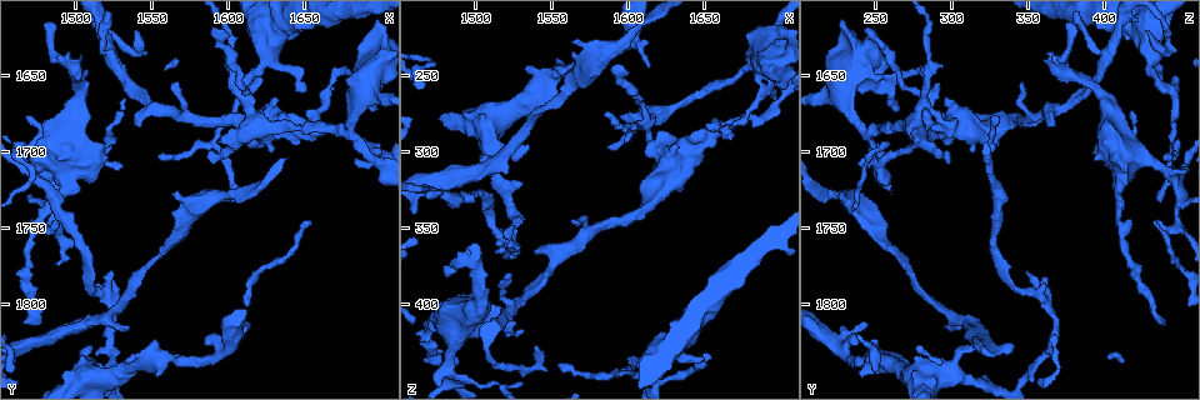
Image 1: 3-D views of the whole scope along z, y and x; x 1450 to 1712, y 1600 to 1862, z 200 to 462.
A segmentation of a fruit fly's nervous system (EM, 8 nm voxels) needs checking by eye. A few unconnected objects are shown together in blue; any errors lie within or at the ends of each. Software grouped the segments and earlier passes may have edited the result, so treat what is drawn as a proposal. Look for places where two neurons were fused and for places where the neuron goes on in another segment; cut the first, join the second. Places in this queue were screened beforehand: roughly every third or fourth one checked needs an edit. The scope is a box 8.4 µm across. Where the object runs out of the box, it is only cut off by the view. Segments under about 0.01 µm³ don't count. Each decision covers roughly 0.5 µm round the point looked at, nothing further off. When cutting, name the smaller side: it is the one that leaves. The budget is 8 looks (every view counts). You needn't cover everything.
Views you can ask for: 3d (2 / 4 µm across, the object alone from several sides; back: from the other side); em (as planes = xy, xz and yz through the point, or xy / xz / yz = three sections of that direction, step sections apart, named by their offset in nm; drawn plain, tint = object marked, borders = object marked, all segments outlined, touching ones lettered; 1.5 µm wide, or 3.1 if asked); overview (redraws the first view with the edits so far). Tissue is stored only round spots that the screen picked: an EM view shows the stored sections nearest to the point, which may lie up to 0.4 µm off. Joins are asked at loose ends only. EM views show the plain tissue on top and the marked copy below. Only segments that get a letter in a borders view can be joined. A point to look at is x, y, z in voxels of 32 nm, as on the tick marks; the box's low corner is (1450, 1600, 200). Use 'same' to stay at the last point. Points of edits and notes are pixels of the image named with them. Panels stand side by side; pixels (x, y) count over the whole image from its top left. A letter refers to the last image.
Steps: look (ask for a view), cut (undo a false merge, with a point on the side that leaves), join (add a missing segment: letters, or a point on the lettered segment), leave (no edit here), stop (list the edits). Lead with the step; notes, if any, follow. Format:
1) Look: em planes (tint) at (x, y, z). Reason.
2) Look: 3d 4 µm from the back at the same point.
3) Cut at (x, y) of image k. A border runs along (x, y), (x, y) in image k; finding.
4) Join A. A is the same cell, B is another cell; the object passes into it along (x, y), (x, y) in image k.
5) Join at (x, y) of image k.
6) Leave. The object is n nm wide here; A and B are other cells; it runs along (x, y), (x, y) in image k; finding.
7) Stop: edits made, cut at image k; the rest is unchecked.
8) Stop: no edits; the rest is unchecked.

Look: 3d 4 µm at (1530, 1672, 418). Branch stops here.

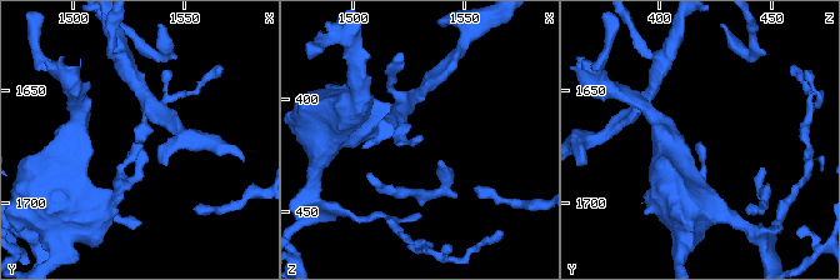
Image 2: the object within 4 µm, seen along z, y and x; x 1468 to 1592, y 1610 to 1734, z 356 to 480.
Look: em yz step 4 (tint) at (1530, 1673, 418). Shape alone is not enough.

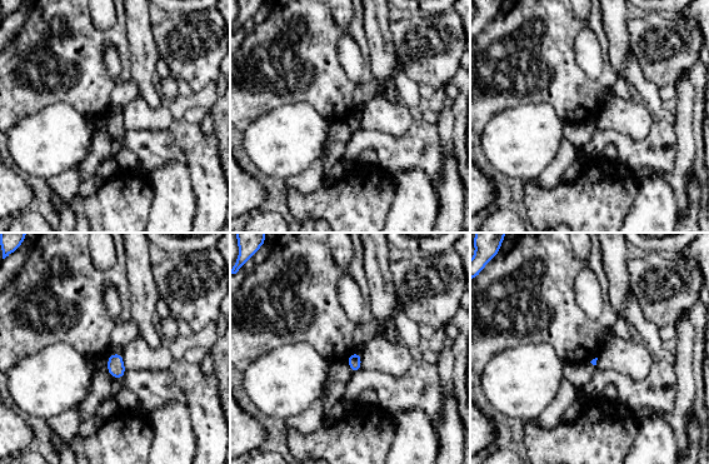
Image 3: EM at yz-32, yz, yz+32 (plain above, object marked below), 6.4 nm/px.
Look: em planes (borders) at the same point.

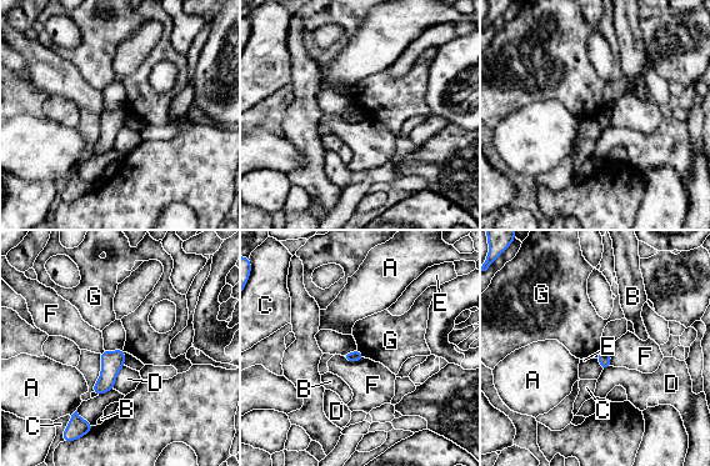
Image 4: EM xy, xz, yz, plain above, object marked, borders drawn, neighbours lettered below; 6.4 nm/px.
Leave. The object is 80 nm wide here; A, B, C, D, E, F and G are other cells; a border runs along (341, 356), (349, 361), (364, 357) in image 4; no lettered segment goes on from it.

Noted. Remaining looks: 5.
Look: 3d 4 µm at (1486, 1744, 436).

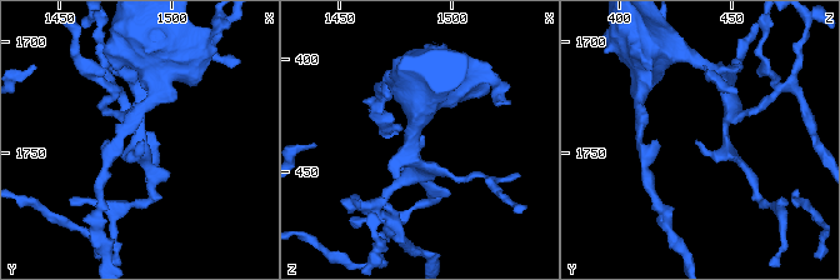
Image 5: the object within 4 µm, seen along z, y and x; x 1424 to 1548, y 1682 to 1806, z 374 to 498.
Look: em planes (borders) at (1484, 1744, 436). Shape alone is not enough.

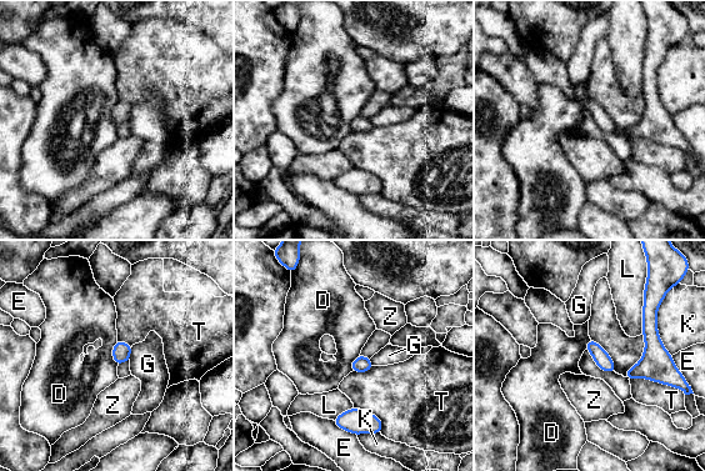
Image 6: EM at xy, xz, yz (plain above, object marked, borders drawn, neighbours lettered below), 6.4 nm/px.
Leave. D, E, G, K, L, T and Z are other cells; none of them fits.

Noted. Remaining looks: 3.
Look: 3d 2 µm at (1612, 1666, 280). Touches itself.

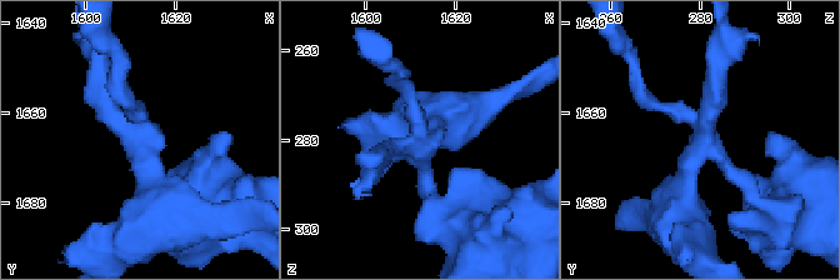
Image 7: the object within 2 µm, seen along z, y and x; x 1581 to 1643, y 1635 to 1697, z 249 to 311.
Look: em planes (borders) at (1612, 1668, 280). 4 arms meet here.

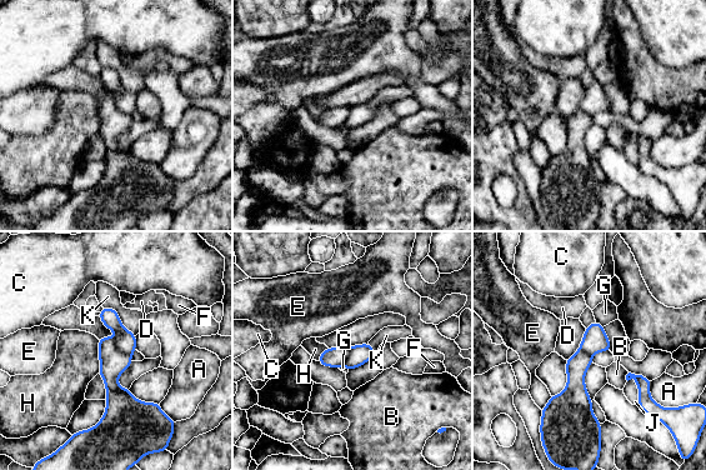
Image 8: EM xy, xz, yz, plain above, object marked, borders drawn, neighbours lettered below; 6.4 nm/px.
Leave. The object is 140 nm wide here; A, B, C, D, E, F, G, H, J and K are other cells; a border runs along (96, 339), (99, 373) in image 8; one neuron here.

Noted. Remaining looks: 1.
Stop: no edits; the rest is unchecked.

